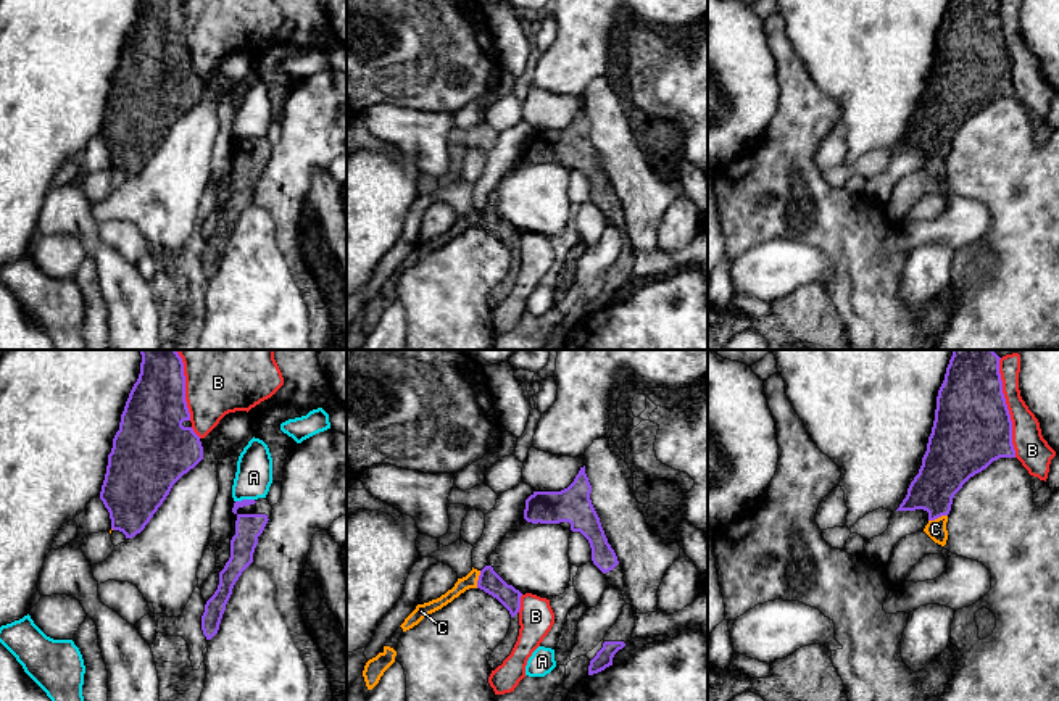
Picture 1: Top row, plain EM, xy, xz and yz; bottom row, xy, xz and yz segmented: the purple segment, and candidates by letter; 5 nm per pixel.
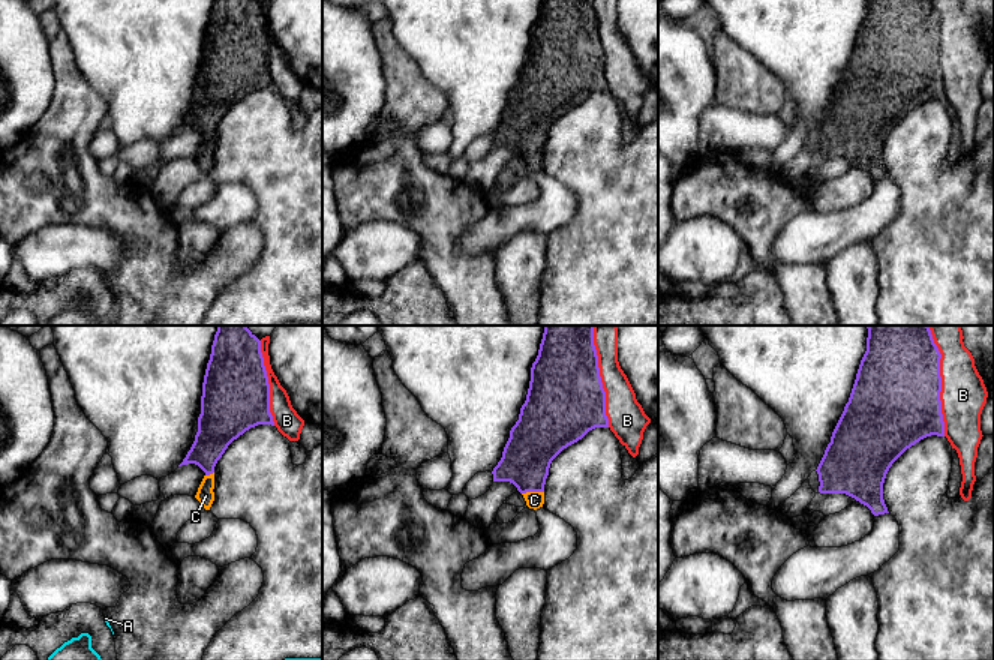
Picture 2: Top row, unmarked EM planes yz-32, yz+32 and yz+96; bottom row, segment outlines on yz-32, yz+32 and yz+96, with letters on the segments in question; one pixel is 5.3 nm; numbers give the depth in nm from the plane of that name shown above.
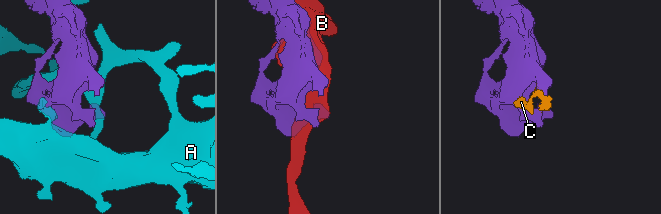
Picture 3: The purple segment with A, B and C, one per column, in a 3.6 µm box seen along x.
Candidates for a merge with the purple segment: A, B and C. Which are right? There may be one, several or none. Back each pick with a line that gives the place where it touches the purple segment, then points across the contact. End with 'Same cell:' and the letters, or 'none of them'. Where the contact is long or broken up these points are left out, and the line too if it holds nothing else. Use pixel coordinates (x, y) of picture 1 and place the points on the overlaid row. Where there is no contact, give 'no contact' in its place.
C: yz (937, 518)
Same cell: C

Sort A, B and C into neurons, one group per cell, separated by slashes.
A / B / C

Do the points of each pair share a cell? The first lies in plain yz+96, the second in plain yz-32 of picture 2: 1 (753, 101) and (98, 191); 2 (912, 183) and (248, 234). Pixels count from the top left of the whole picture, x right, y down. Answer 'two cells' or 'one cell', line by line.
1: one cell
2: two cells

